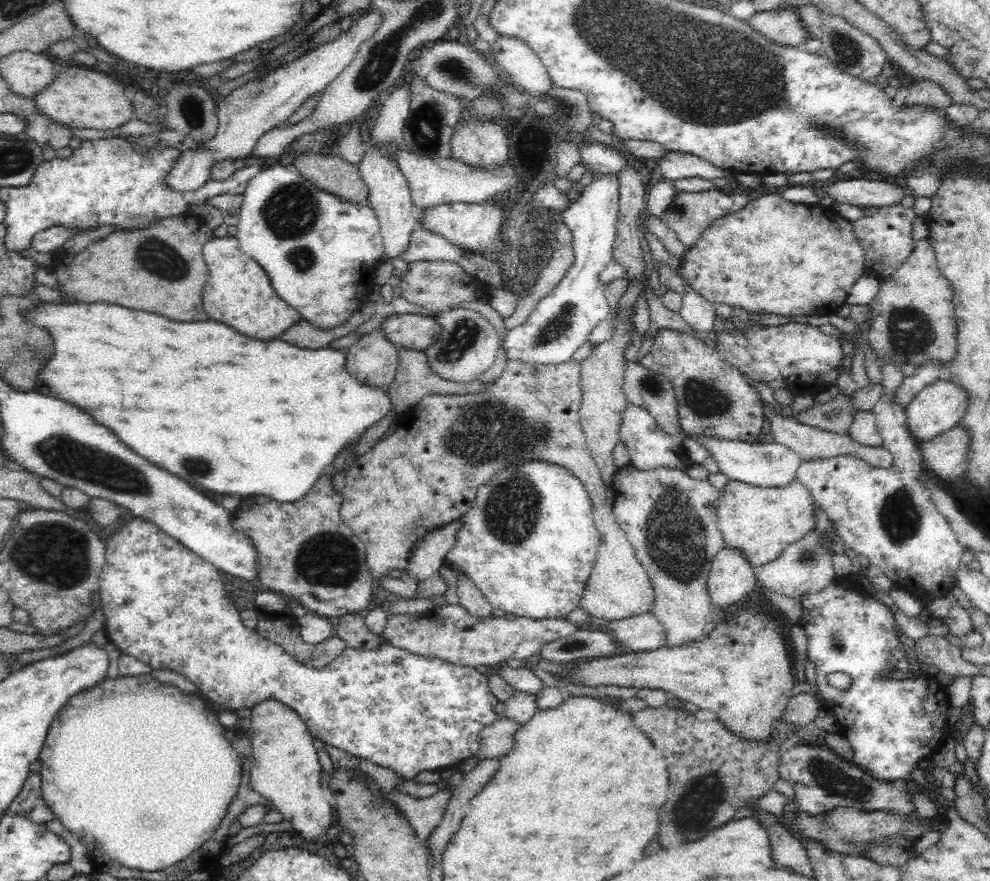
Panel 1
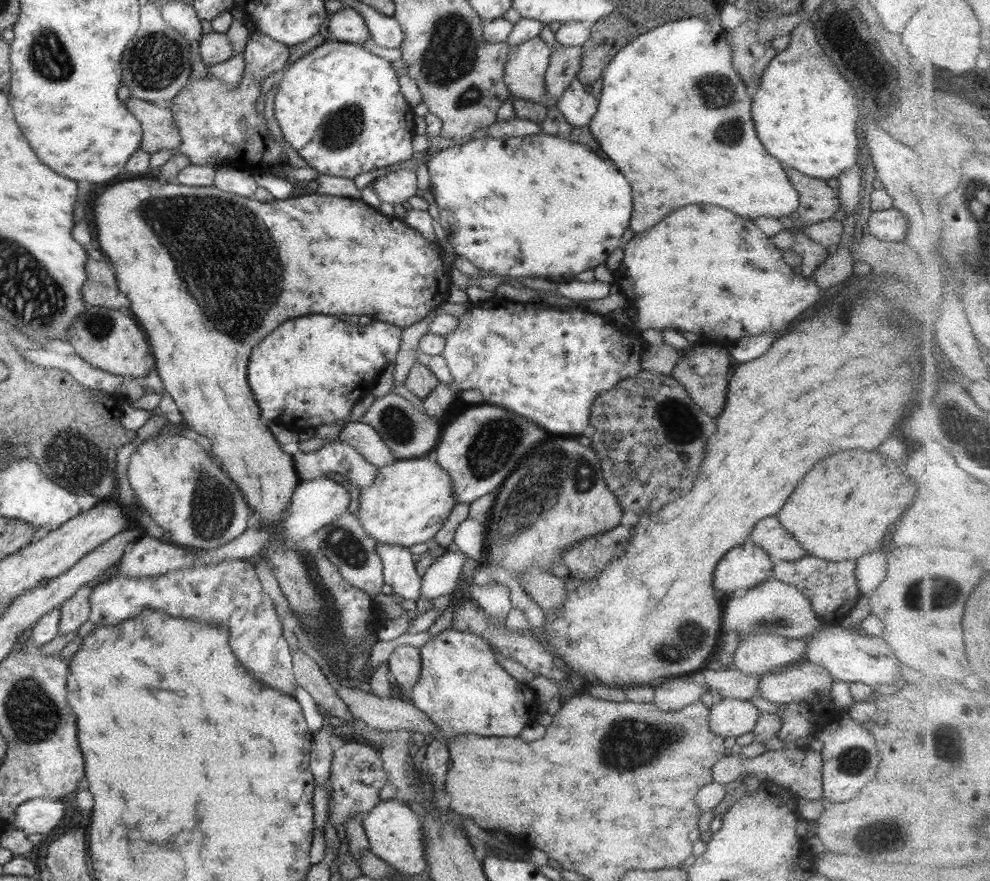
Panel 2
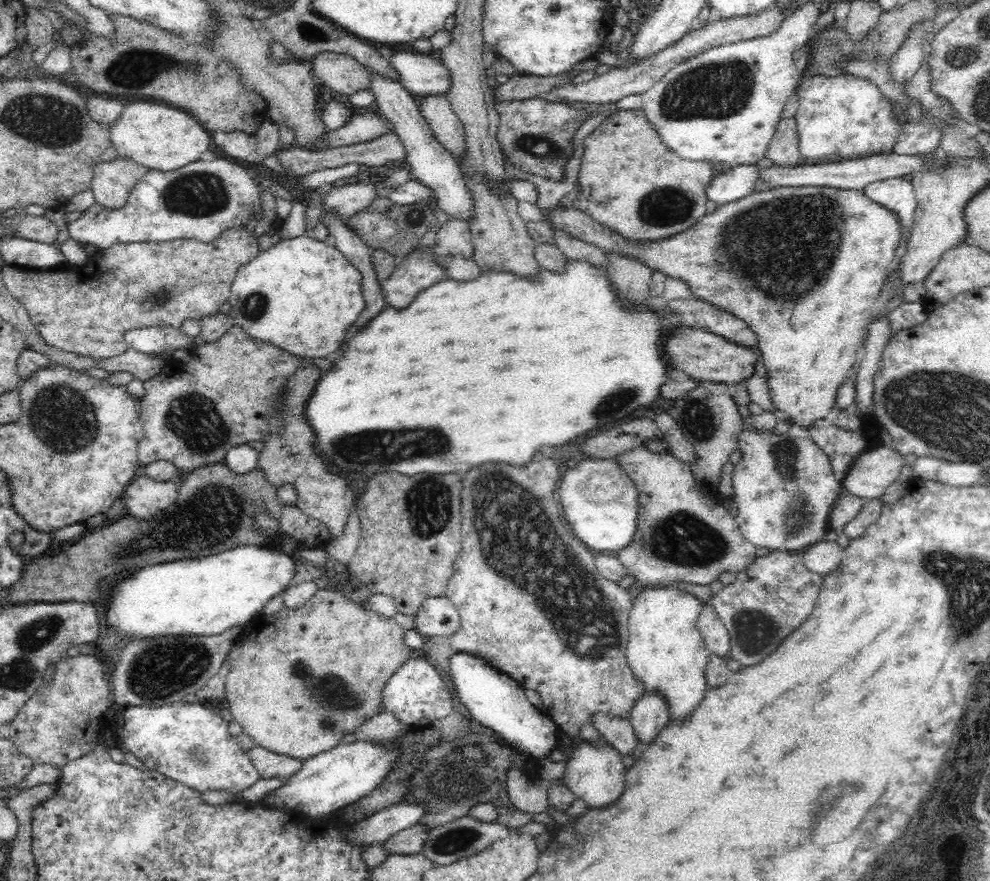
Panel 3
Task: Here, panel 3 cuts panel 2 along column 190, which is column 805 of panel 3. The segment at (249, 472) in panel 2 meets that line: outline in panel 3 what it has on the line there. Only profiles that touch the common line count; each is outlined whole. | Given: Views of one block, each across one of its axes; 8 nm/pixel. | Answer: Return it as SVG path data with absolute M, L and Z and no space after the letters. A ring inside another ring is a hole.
M778 187L773 188L772 190L764 190L762 192L752 192L744 196L744 198L740 198L740 200L735 200L734 202L725 204L724 206L717 207L713 214L705 215L703 218L700 218L691 228L688 228L684 231L680 231L672 236L668 236L666 238L662 238L662 240L646 240L646 242L642 242L641 240L630 240L629 238L624 238L621 234L610 230L610 228L604 227L602 224L595 222L588 214L583 214L575 208L568 207L566 210L562 208L562 206L556 207L556 210L550 214L550 226L554 230L563 230L568 234L571 234L574 238L583 240L584 242L594 244L598 248L601 248L608 254L616 254L622 257L630 257L636 261L640 261L640 263L650 267L653 271L662 272L666 277L672 277L673 279L678 279L684 282L684 284L688 285L688 289L692 291L692 294L696 299L700 299L708 304L712 304L713 307L718 307L732 315L734 315L737 319L740 319L748 325L748 328L756 335L756 344L759 356L762 357L762 362L766 366L766 384L768 385L768 395L770 395L770 401L772 401L772 405L775 406L777 410L786 414L785 420L788 421L791 425L801 426L803 429L808 429L812 427L814 422L817 420L822 420L826 418L831 418L834 416L836 410L836 397L837 392L839 391L840 386L844 382L844 378L846 378L846 374L848 374L848 370L852 368L852 365L856 362L855 355L856 350L862 346L864 342L864 336L866 336L866 328L872 319L872 307L874 306L874 302L876 302L877 297L879 296L880 290L886 281L886 274L888 274L888 270L890 270L890 264L892 264L892 260L894 260L894 250L900 246L900 223L898 223L897 217L893 216L892 212L886 210L882 205L870 200L863 191L855 191L855 190L840 190L837 188L830 187Z

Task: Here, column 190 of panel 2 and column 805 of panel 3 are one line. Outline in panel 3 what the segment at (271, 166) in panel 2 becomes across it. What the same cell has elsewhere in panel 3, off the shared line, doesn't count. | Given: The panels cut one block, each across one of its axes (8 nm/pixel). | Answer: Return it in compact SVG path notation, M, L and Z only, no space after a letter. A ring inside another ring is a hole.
M843 73L838 77L815 75L807 77L797 91L798 111L796 120L797 140L803 164L834 163L864 160L870 155L892 153L903 131L904 122L894 117L893 103L876 87L874 82Z

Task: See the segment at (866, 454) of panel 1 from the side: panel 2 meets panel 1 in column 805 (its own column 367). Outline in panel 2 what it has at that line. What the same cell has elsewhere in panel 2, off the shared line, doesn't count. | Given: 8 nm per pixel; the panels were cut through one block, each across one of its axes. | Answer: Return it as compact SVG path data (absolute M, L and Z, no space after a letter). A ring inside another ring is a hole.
M359 421L349 422L338 432L339 440L355 450L365 459L365 462L377 468L394 462L393 454L381 440L375 429Z

